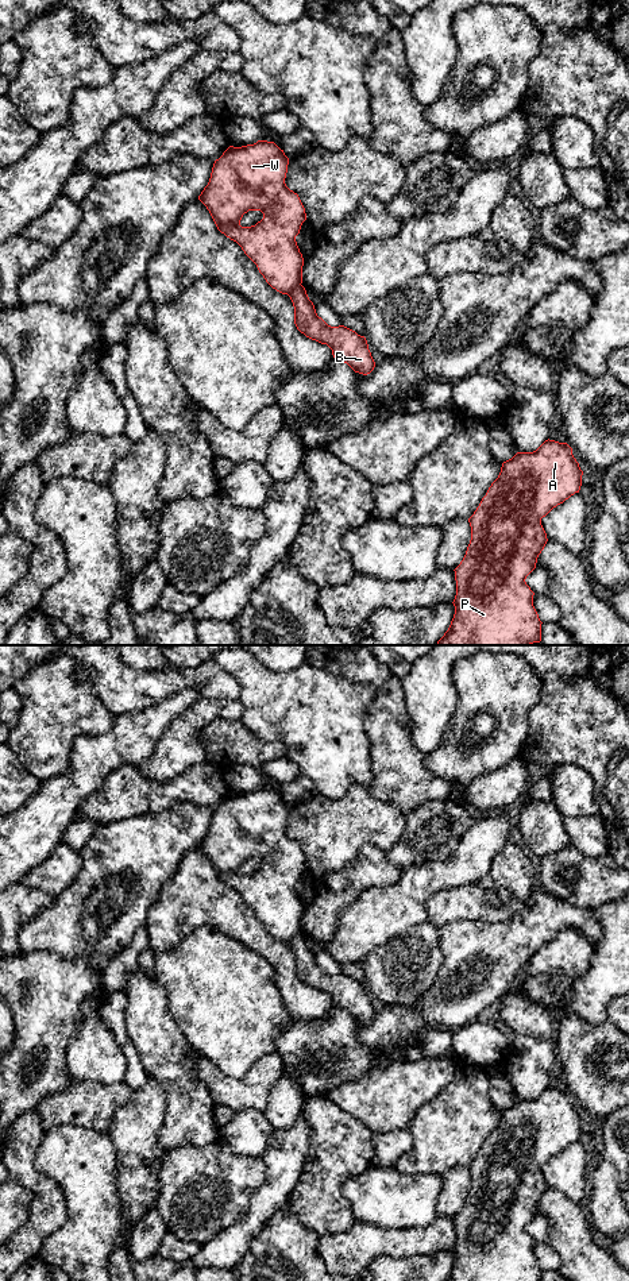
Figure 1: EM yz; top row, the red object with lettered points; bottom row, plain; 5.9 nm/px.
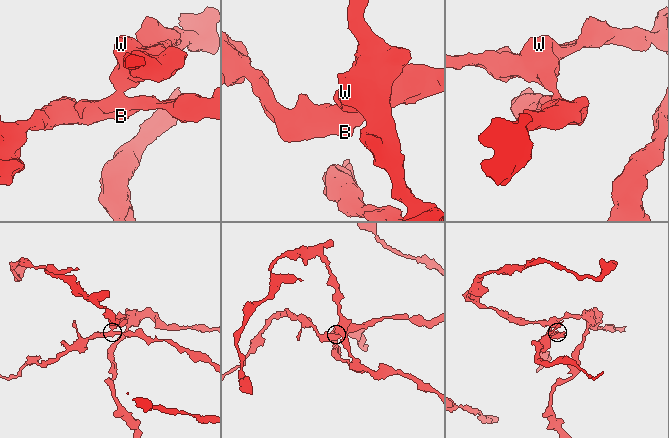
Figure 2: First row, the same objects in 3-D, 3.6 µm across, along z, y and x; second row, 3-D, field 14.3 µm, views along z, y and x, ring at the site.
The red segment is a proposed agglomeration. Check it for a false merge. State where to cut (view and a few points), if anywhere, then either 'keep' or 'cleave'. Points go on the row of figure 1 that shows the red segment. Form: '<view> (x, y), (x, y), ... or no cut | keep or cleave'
yz (300, 284), (288, 294) | cleave

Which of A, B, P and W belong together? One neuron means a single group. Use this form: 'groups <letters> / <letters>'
groups A P W / B

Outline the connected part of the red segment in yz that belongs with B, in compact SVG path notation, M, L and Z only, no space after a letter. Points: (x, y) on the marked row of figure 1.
M302 285L296 286L289 297L294 306L294 324L301 333L327 344L332 350L333 358L347 363L355 373L367 375L374 370L375 362L364 336L344 325L328 325L317 316Z

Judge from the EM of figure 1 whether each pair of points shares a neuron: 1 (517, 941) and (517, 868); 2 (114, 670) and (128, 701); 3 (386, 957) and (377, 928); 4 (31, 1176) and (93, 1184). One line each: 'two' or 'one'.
1: two
2: one
3: two
4: two

